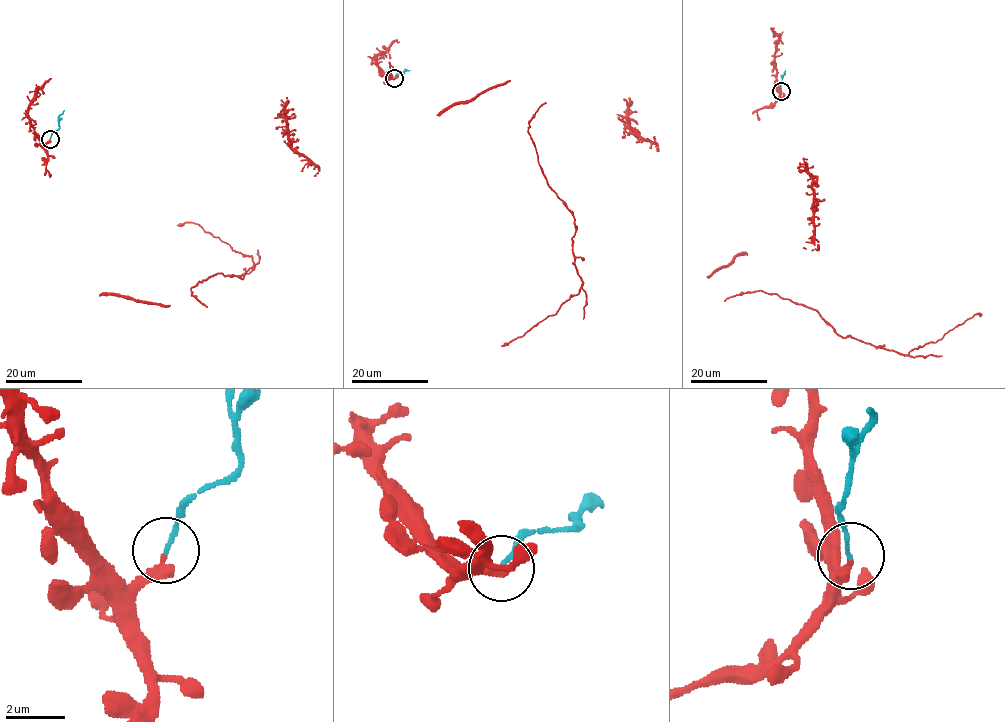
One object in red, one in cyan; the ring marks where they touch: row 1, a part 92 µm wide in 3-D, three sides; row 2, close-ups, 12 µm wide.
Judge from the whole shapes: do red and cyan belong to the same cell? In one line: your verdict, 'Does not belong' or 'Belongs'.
Does not belong

